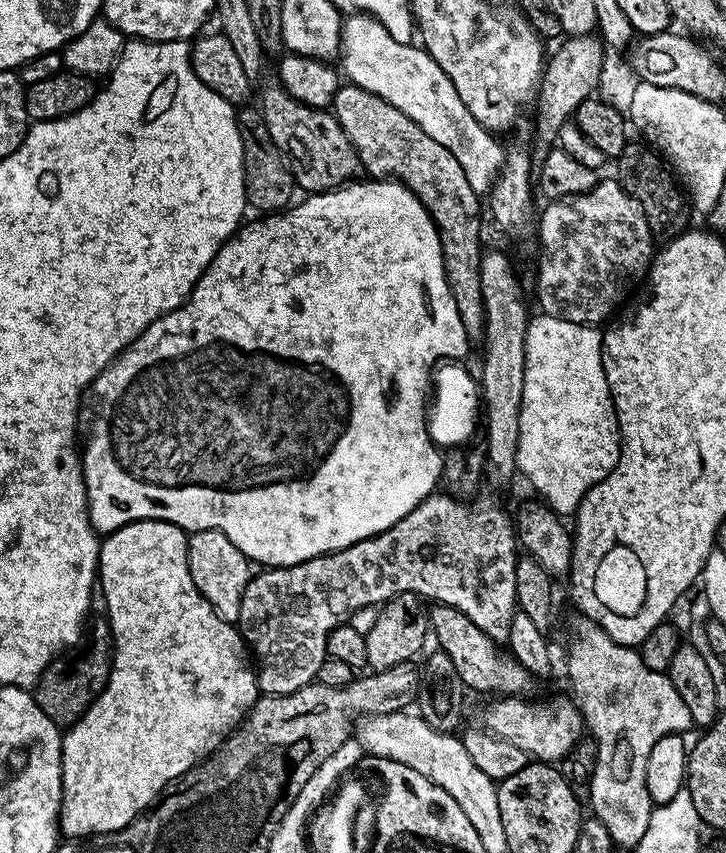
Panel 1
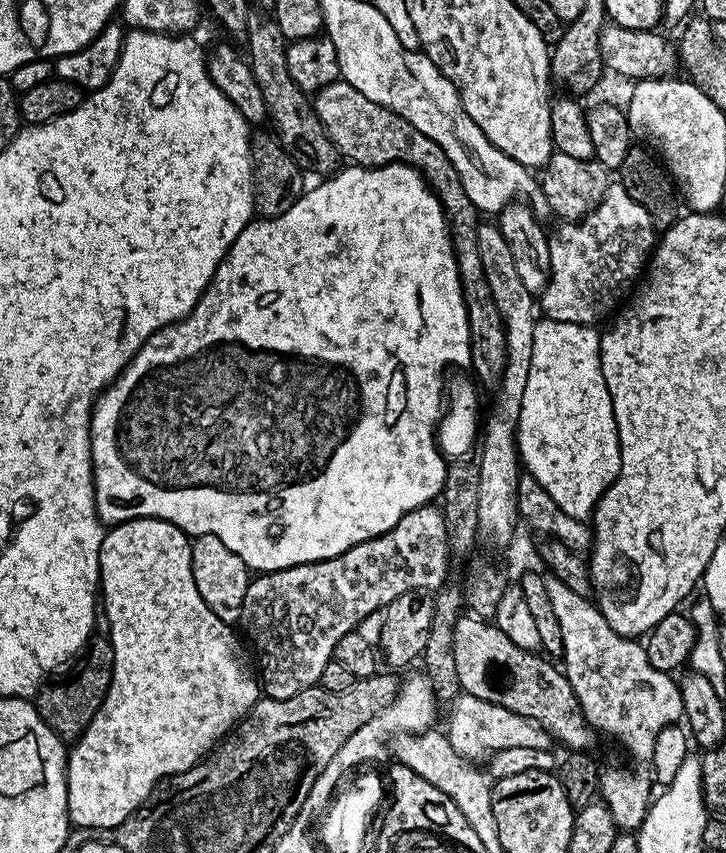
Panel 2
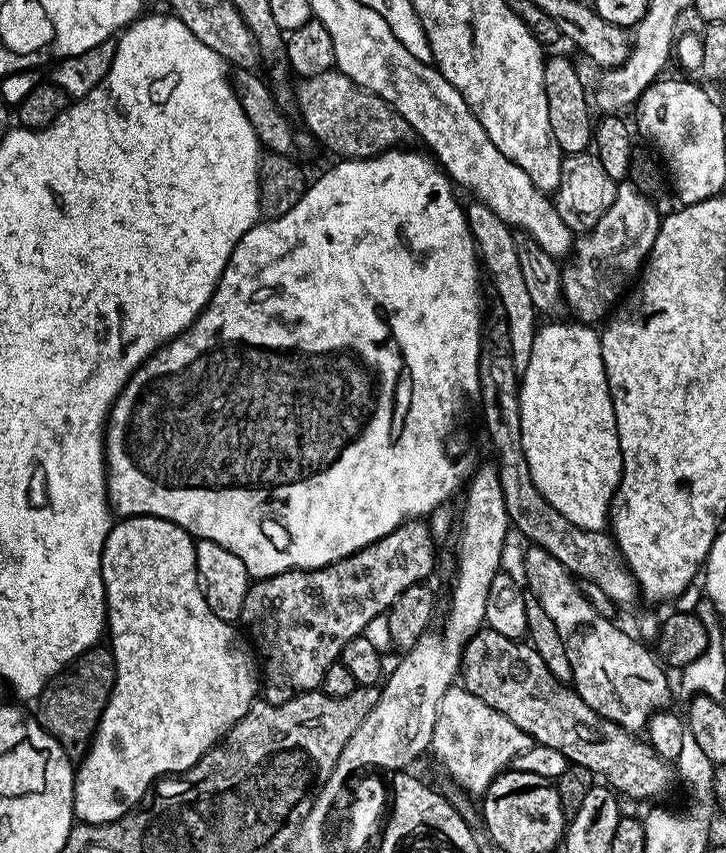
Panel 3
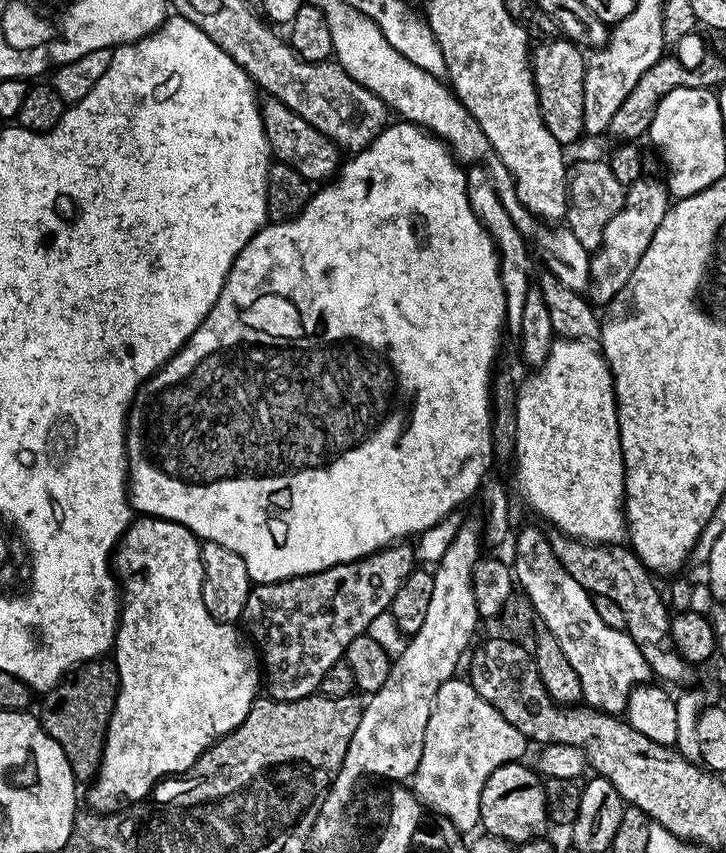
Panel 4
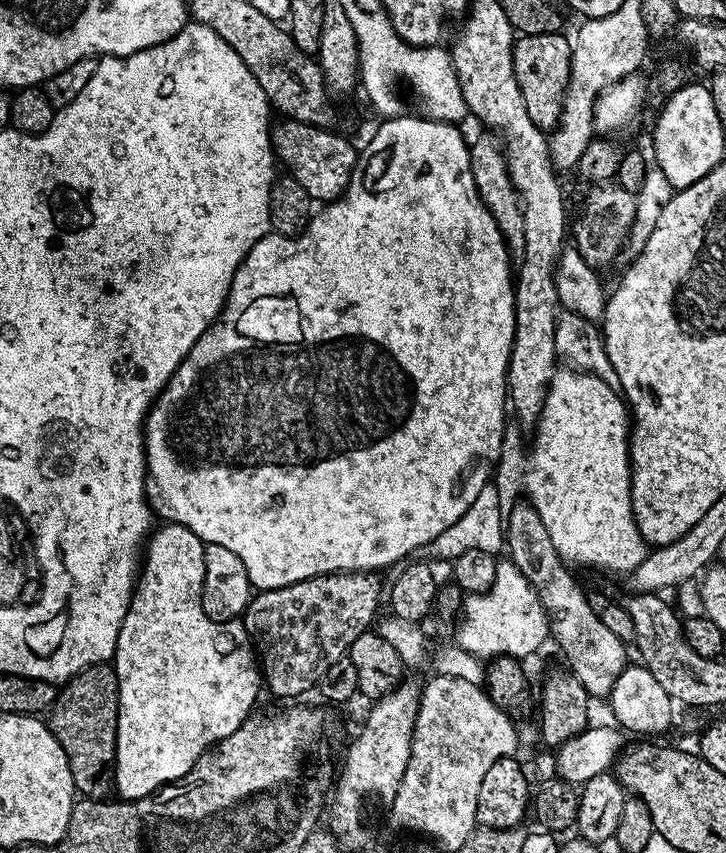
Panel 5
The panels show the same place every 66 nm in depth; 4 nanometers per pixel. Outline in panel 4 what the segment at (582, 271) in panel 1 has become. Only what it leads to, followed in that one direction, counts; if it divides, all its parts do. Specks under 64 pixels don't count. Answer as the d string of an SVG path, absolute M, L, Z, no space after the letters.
M641 178L629 185L625 191L624 206L607 223L603 230L603 242L593 253L591 260L591 278L589 280L588 298L596 306L606 306L626 286L639 259L646 252L650 241L670 207L670 197L663 183Z

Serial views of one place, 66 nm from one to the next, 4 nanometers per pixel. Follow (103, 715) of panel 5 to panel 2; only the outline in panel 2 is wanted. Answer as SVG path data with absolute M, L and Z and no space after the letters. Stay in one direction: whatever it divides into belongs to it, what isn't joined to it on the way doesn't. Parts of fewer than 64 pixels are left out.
M93 635L71 662L57 668L40 685L34 697L40 717L58 733L61 740L65 742L79 740L84 727L91 722L94 714L98 714L110 690L113 674L114 650L111 639L107 635Z

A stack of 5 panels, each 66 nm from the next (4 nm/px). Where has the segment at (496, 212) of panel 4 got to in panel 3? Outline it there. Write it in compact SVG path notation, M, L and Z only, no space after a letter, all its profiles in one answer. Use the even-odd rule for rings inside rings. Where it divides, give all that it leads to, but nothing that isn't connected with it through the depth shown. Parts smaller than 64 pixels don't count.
M473 199L472 205L467 205L466 215L468 229L476 240L478 259L483 271L492 279L492 288L496 291L499 307L504 309L506 322L510 330L510 350L514 354L514 362L517 369L524 369L530 362L530 350L534 346L536 329L538 327L538 313L536 304L530 302L530 294L522 275L521 260L518 258L518 236L515 231L502 218L490 210L482 201ZM537 319L537 320L536 320Z

